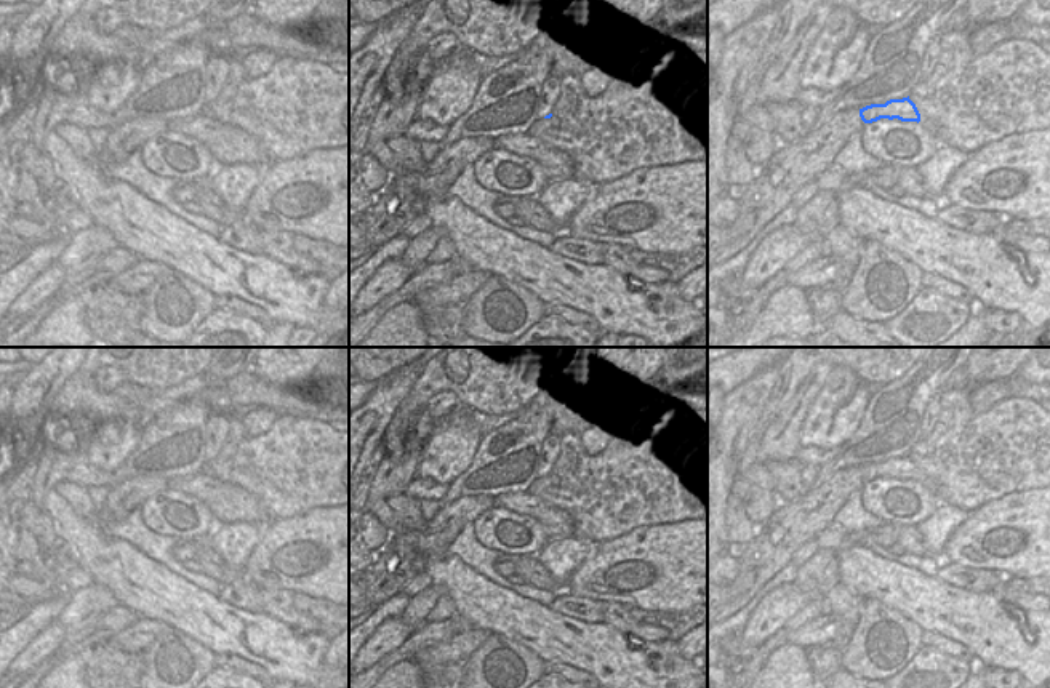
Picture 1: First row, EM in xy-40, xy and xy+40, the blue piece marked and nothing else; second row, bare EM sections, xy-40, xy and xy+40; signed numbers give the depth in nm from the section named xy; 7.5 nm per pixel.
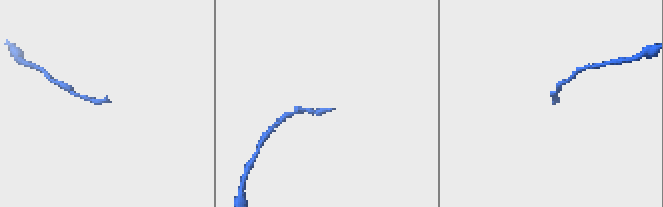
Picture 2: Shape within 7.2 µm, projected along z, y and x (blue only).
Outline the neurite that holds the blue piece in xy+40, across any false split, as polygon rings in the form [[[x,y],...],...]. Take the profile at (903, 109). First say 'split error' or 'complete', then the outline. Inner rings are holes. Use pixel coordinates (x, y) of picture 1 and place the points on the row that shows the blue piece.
complete; [[[908,98],[890,99],[885,104],[871,104],[860,109],[860,117],[864,123],[872,123],[880,118],[898,118],[901,122],[920,122],[920,114],[916,104]]]

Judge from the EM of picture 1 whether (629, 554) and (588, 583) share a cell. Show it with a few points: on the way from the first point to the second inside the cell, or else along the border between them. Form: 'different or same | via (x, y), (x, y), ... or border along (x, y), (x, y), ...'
different | border along (589, 559), (602, 572), (607, 592)

